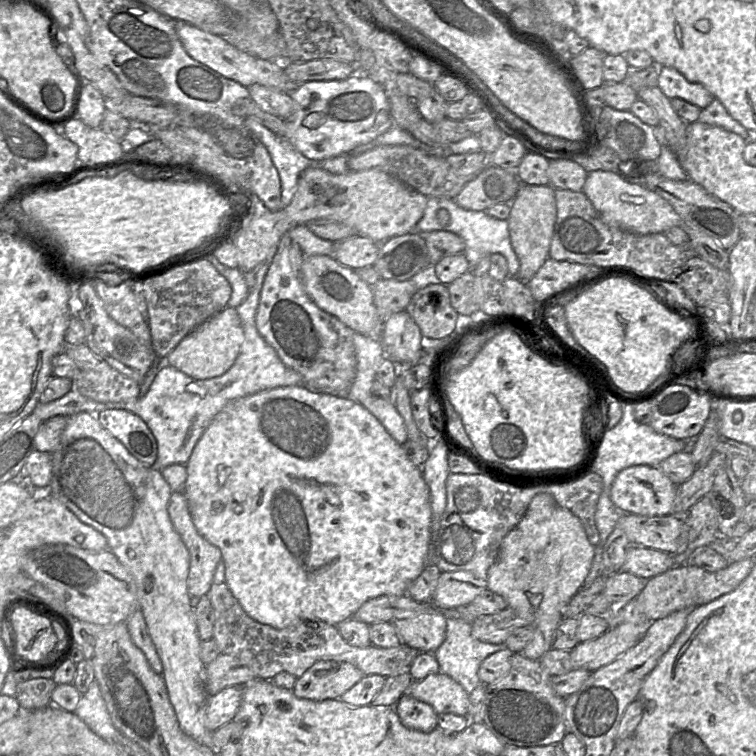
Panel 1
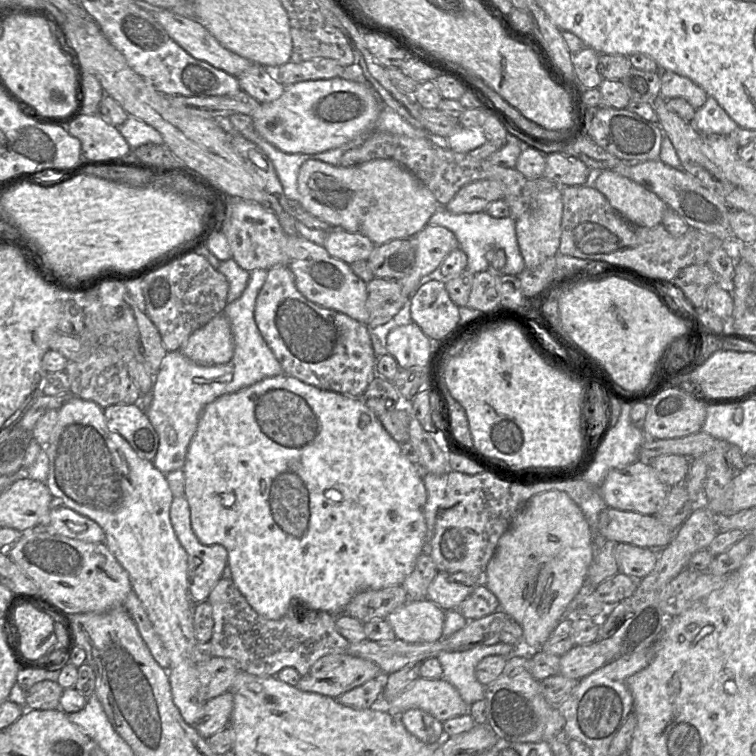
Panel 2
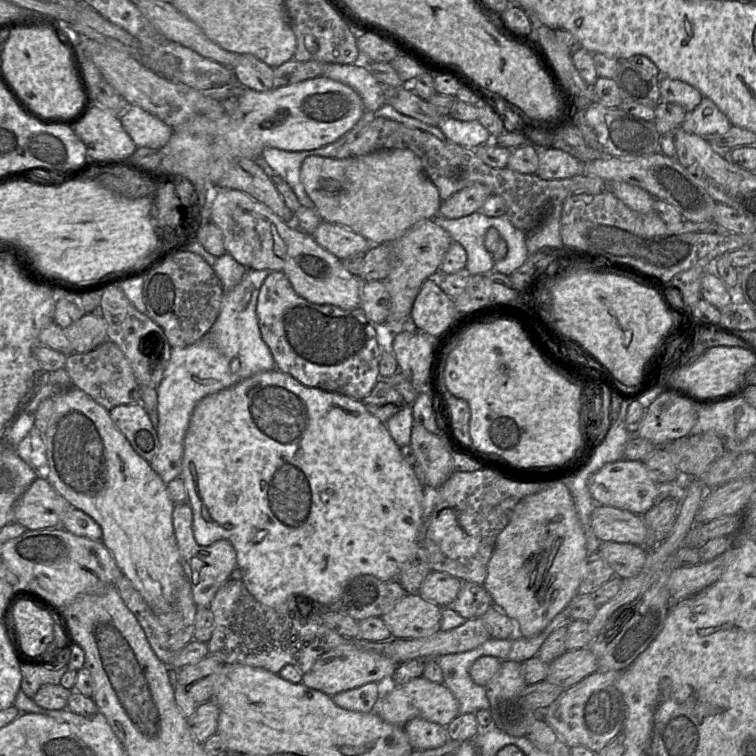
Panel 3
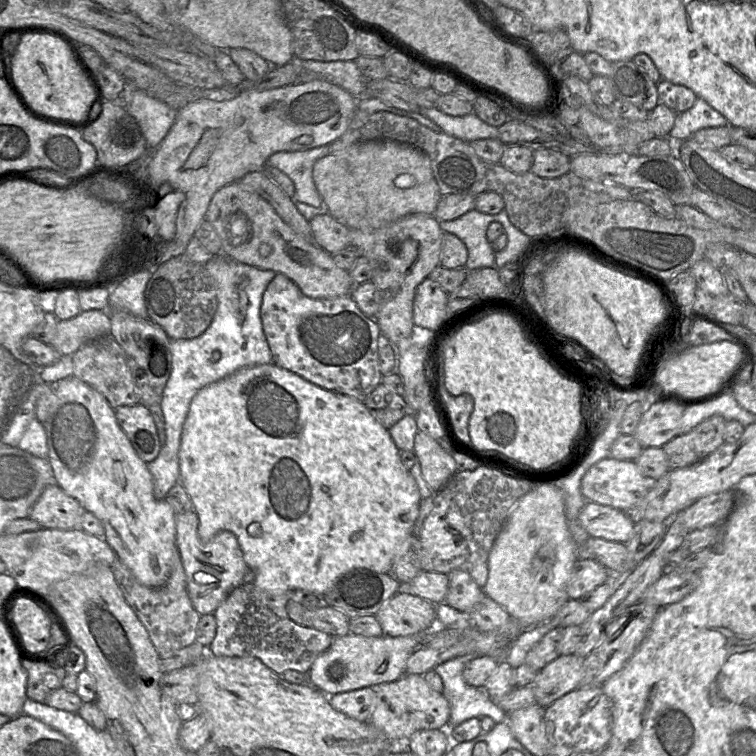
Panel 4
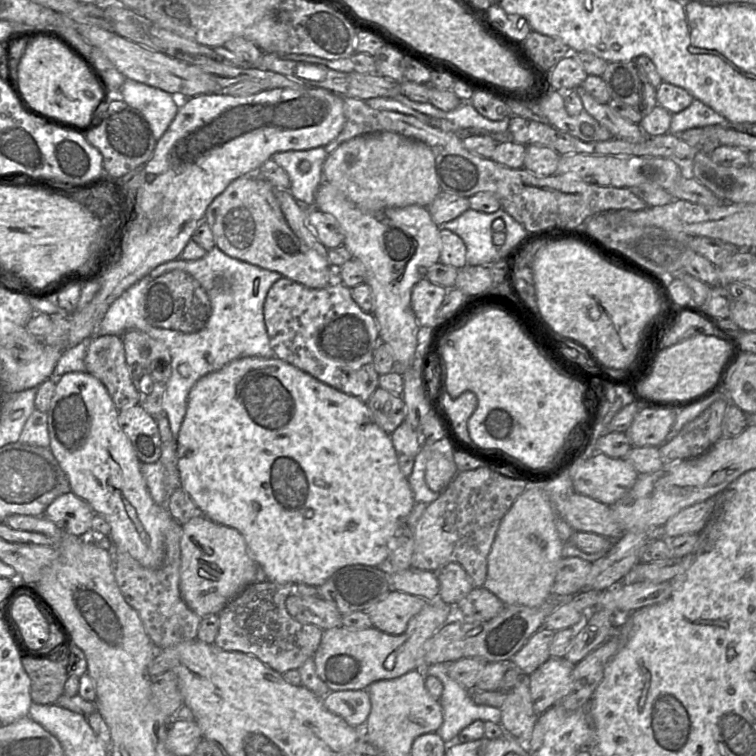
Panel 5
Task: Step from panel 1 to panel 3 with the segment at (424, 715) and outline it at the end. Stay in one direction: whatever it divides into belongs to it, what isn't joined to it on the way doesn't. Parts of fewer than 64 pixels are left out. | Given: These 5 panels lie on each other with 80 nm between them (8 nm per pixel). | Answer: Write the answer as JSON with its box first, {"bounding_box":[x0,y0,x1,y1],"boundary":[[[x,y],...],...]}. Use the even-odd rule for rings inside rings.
{"bounding_box":[404,717,449,750],"boundary":[[[421,717],[408,721],[404,729],[414,750],[437,748],[449,740],[444,726]]]}

